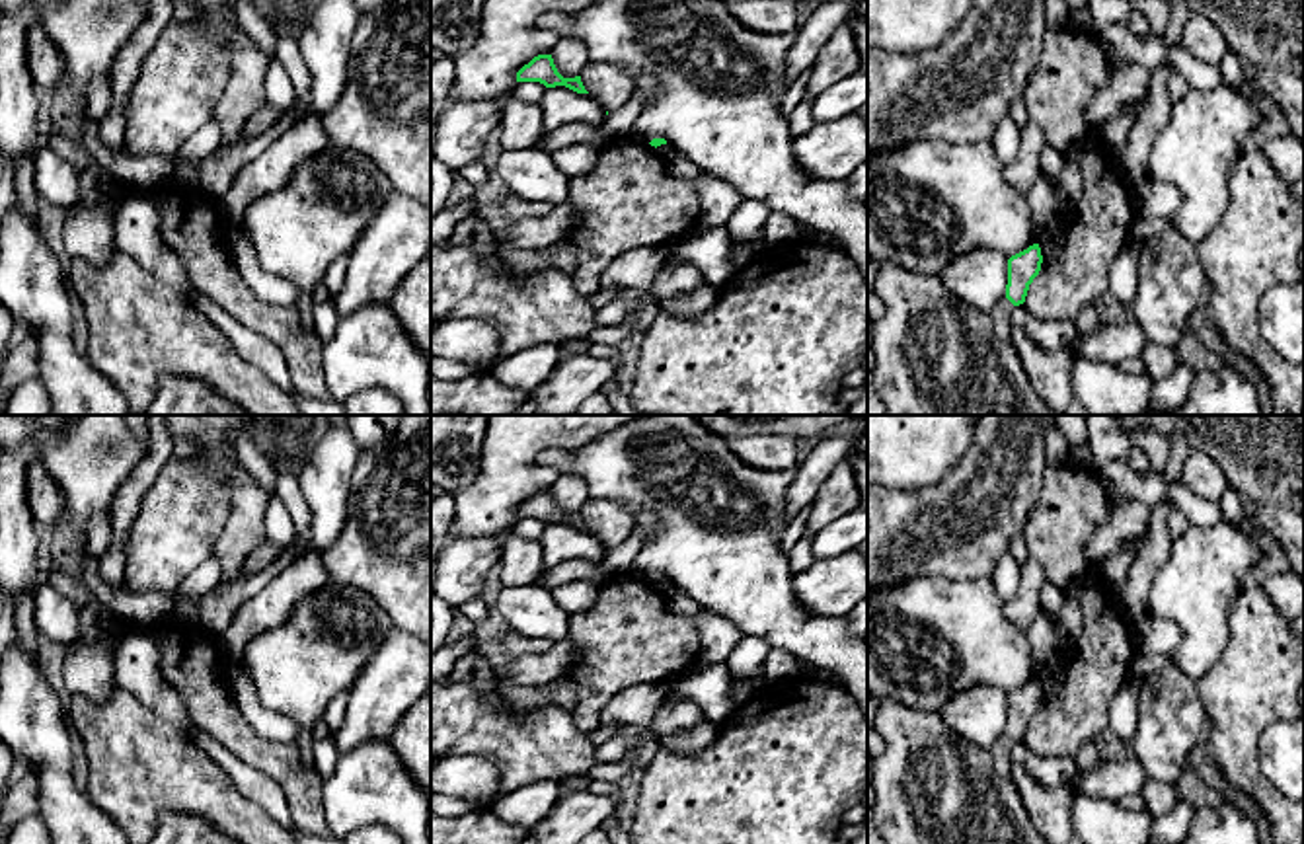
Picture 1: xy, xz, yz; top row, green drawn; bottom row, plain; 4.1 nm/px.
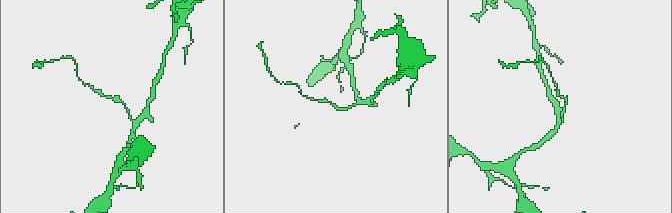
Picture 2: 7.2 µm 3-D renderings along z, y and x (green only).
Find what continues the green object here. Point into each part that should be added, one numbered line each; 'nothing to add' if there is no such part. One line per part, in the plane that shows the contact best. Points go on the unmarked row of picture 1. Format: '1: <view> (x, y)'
nothing to add

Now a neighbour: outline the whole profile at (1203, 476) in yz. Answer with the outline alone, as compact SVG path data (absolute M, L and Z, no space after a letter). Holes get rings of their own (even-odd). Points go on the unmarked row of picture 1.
M1191 450L1185 458L1179 481L1199 499L1220 501L1230 487L1222 466L1201 450Z

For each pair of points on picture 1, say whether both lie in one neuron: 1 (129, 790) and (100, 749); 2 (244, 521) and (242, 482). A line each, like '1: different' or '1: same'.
1: same
2: same

